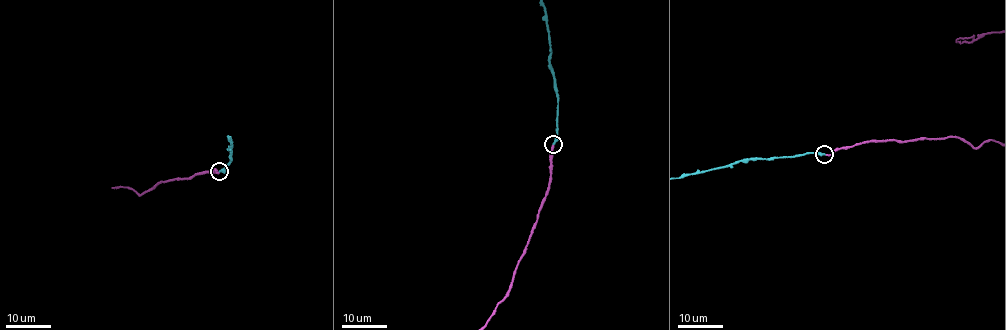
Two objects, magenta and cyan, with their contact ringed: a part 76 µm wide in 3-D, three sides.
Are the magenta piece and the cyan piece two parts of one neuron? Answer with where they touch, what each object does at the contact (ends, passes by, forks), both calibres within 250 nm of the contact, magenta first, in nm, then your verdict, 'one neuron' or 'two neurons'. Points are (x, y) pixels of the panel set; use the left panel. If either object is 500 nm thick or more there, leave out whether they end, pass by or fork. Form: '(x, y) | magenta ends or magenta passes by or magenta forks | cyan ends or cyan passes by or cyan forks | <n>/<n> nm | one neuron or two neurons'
(219, 171) | magenta ends | cyan ends | 240/280 nm | one neuron

